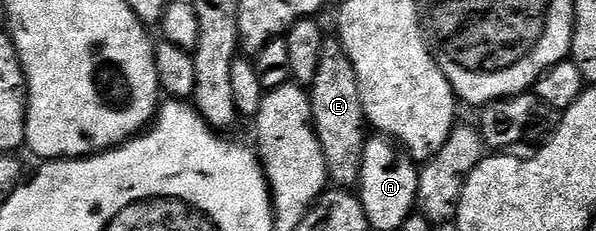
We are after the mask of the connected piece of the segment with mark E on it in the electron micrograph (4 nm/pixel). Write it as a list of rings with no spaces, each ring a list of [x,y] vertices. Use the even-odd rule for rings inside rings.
[[[325,41],[318,76],[310,84],[310,97],[316,135],[322,144],[322,154],[326,156],[328,177],[337,187],[355,187],[364,172],[370,127],[362,104],[362,92],[358,88],[358,72],[354,72],[354,64],[339,41]]]

